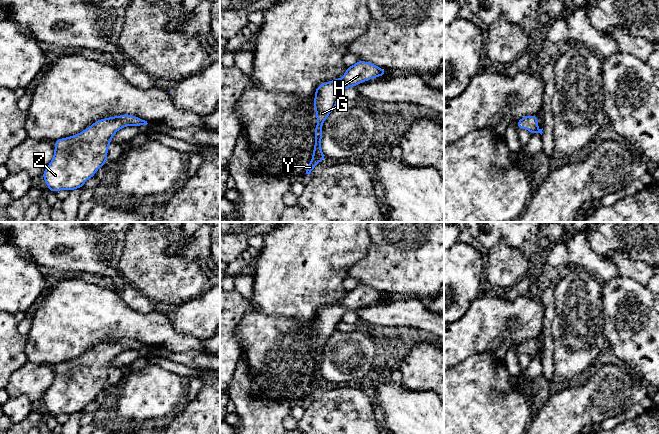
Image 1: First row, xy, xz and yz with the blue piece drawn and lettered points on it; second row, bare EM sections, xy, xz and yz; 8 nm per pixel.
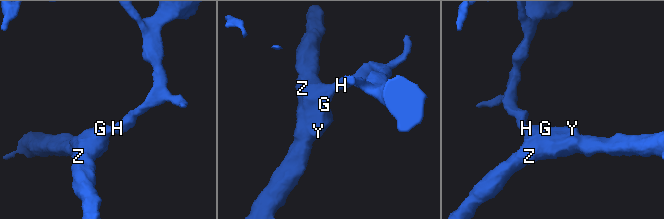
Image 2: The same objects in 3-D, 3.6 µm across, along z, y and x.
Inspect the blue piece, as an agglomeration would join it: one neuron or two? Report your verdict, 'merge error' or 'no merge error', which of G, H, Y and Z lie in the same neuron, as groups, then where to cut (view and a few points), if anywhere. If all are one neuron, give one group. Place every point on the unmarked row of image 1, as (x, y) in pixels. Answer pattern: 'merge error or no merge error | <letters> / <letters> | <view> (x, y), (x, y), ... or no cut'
no merge error | G H Y Z | no cut

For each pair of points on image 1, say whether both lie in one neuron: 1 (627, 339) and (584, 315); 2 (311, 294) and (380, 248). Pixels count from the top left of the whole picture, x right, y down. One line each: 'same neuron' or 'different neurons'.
1: different neurons
2: different neurons

